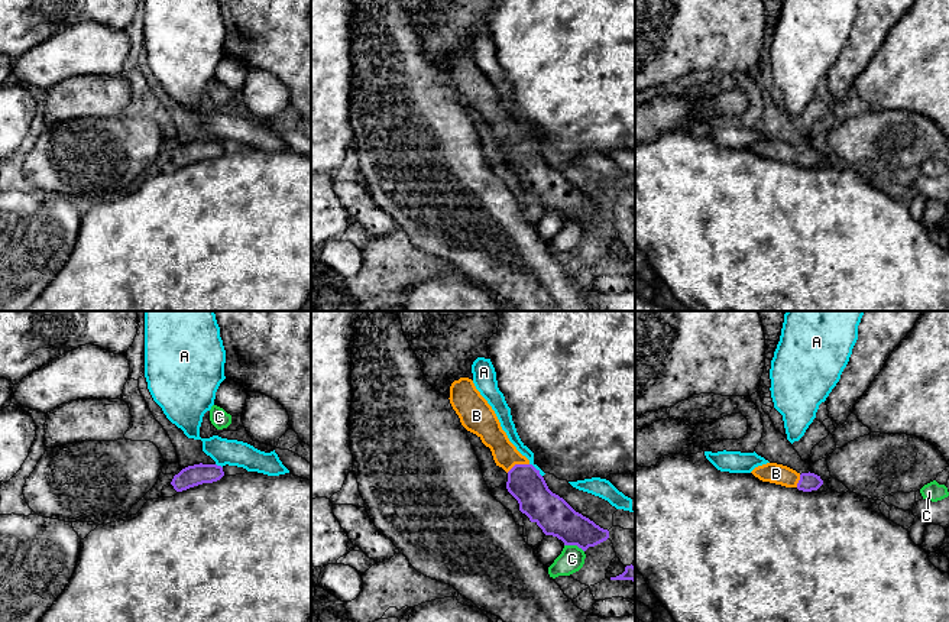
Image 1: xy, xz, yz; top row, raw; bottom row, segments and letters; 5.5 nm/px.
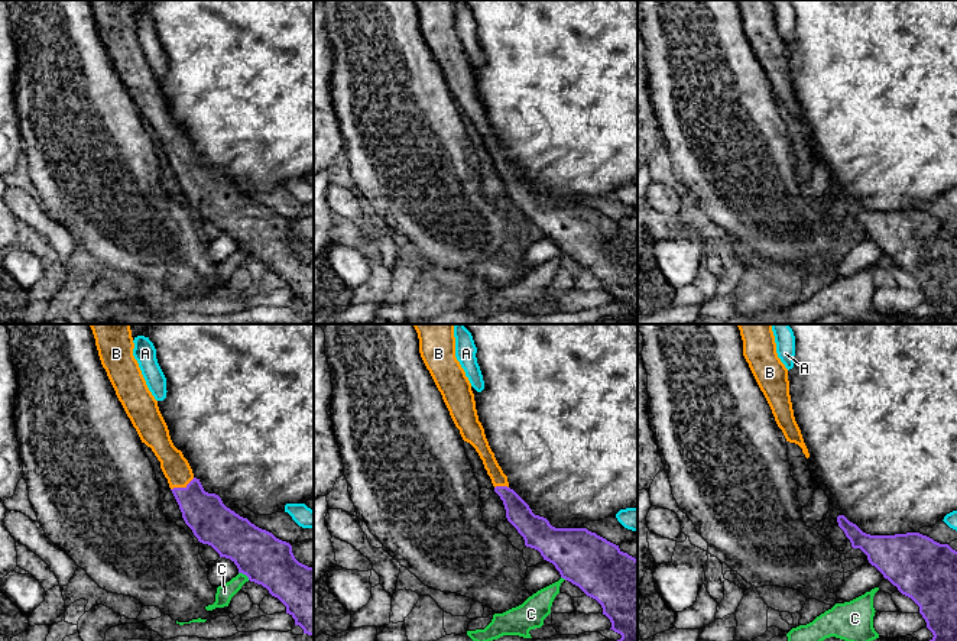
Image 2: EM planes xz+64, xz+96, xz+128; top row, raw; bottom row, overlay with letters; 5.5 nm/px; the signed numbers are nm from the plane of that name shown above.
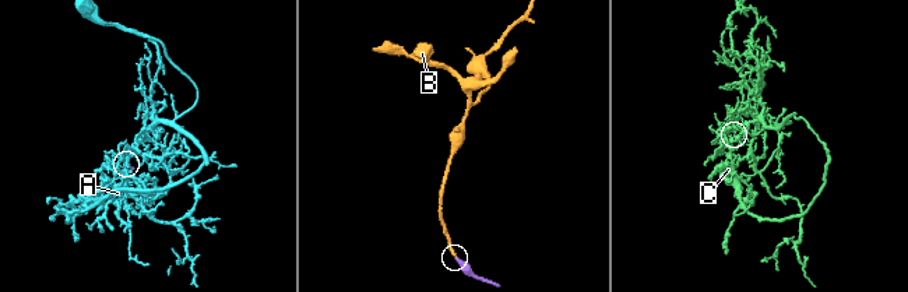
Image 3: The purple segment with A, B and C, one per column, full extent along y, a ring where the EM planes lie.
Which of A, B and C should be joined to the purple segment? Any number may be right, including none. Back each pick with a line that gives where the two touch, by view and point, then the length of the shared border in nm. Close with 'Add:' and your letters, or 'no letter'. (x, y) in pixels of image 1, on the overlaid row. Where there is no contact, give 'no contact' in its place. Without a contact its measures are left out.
B: xz (517, 465) | 140 nm
Add: B

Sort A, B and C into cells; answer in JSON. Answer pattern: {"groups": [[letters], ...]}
{"groups": [["A"], ["B"], ["C"]]}

